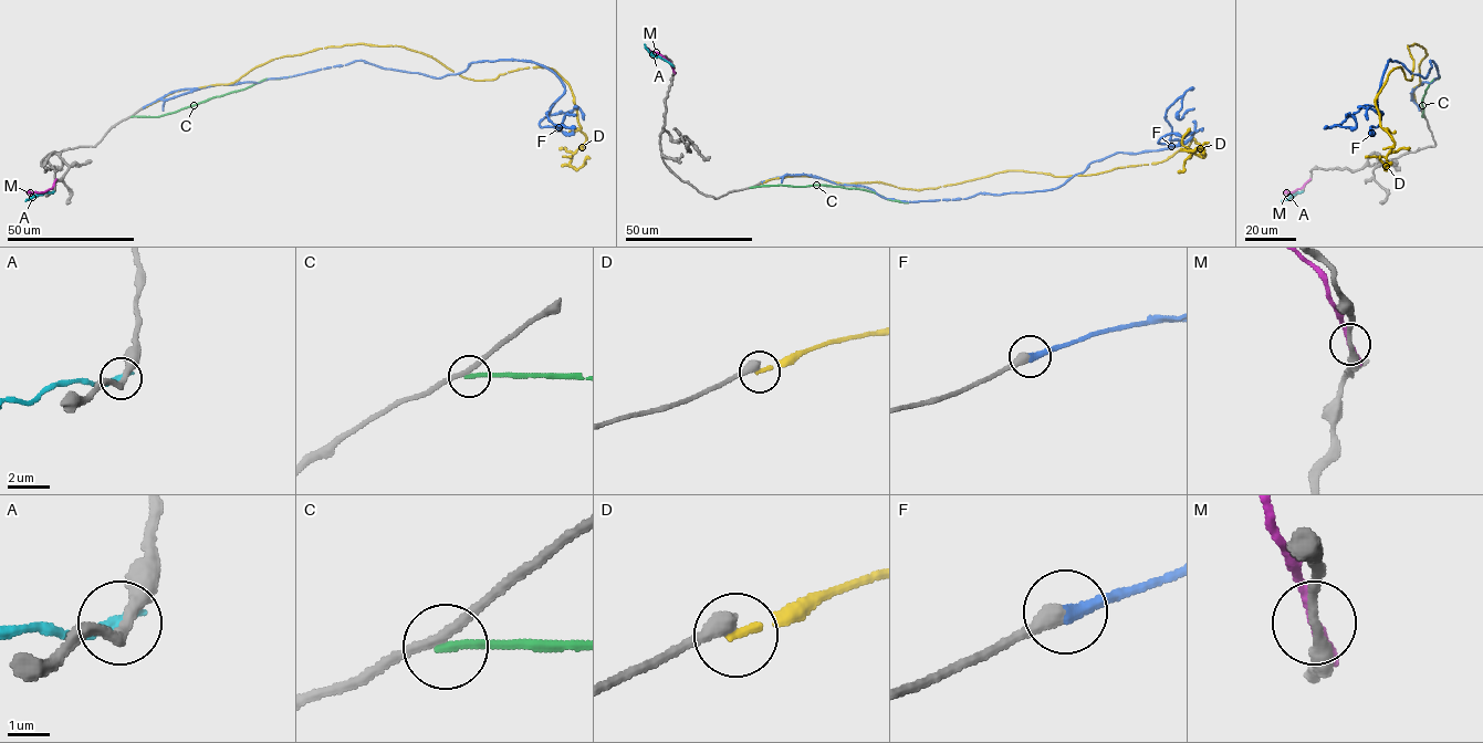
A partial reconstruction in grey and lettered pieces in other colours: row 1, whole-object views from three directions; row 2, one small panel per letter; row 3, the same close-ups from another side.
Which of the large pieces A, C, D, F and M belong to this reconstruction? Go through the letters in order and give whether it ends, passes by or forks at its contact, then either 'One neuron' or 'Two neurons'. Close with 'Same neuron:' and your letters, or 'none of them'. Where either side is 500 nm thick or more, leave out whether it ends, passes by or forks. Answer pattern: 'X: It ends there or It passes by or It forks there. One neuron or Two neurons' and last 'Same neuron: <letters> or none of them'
A: It ends there. Two neurons
C: It ends there. Two neurons
D: It ends there. Two neurons
F: It ends there. One neuron
M: It passes by. Two neurons
Same neuron: F

